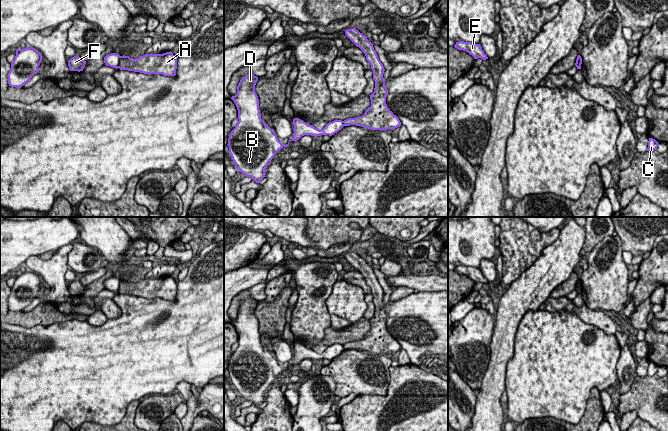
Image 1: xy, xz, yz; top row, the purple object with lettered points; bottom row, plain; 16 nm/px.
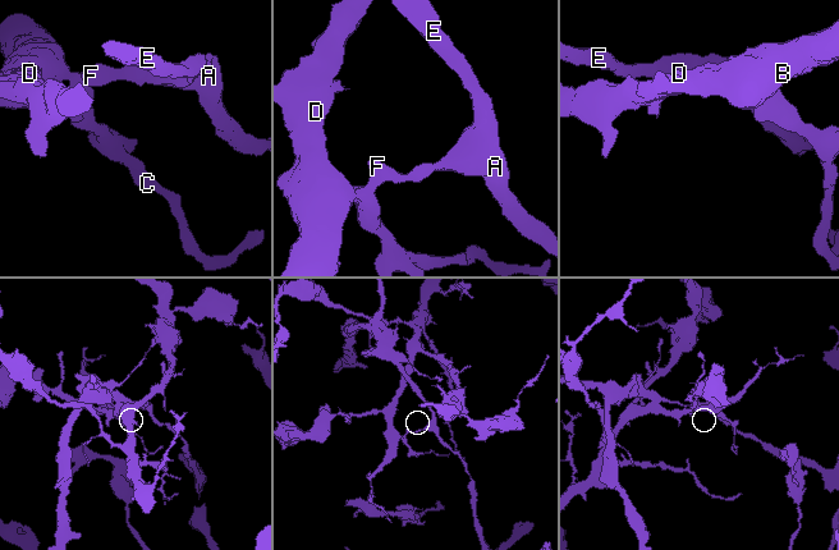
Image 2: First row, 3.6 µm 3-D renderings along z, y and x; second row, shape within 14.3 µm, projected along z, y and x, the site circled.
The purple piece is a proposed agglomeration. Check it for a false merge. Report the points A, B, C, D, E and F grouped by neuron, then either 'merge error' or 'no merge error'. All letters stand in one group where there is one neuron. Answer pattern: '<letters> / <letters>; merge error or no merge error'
A E / B C D F; merge error

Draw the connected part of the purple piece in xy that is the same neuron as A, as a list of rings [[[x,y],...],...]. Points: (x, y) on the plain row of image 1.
[[[171,275],[163,278],[145,278],[136,283],[123,279],[120,281],[118,292],[144,298],[175,300],[177,282]]]

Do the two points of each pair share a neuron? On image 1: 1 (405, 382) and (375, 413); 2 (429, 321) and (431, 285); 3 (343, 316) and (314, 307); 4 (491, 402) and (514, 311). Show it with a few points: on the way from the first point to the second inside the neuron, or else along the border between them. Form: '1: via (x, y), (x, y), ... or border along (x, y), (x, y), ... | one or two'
1: via (398, 390), (383, 405) | one
2: border along (418, 291), (437, 292) | two
3: border along (333, 288), (326, 300), (330, 324) | two
4: via (494, 379), (502, 351), (504, 334) | one

